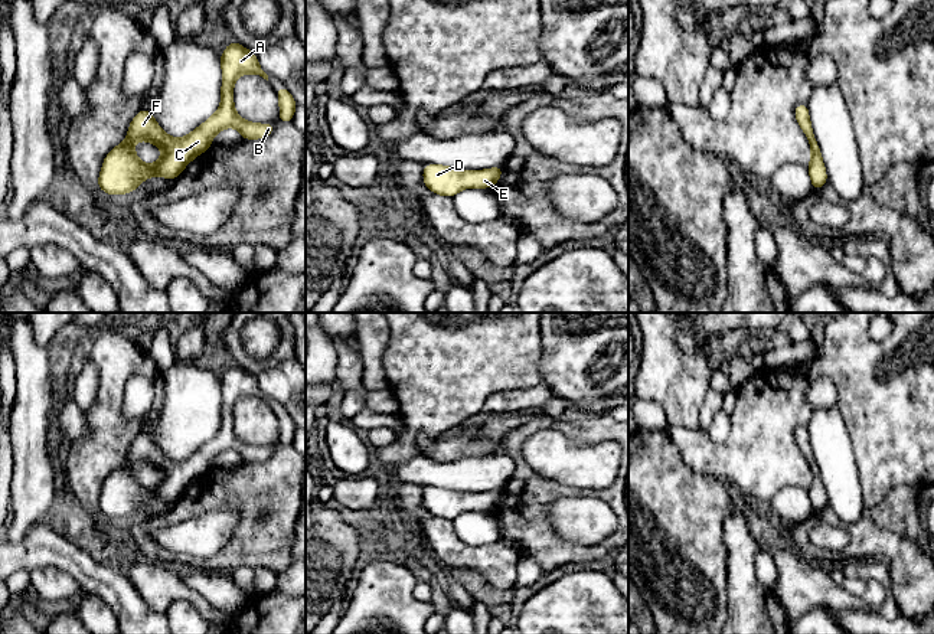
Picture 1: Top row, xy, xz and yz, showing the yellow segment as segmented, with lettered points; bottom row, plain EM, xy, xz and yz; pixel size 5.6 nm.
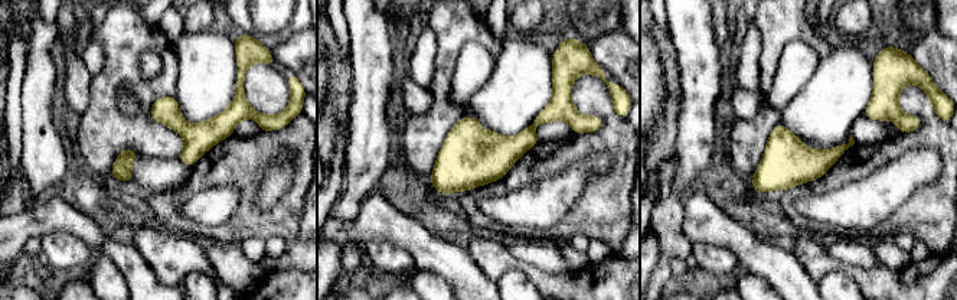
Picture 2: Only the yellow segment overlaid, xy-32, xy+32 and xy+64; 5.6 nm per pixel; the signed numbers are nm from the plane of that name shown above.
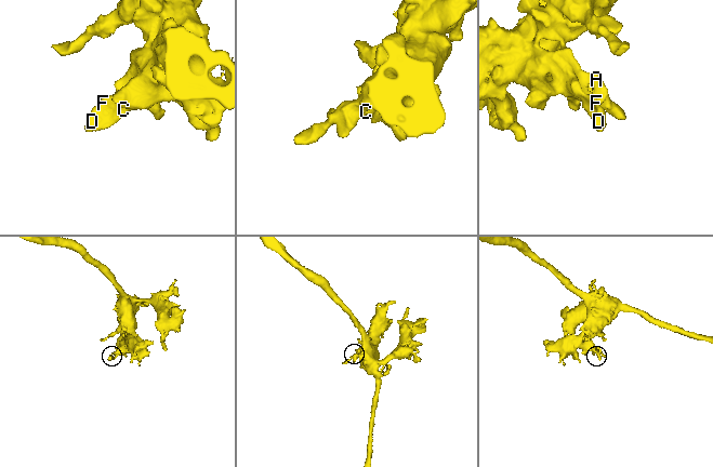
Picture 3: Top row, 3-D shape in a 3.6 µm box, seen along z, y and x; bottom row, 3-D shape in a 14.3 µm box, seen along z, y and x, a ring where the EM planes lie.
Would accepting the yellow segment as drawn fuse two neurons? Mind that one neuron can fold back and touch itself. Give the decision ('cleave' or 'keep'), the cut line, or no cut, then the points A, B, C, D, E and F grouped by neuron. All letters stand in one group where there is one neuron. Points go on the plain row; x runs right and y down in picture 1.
keep; no cut; A B C D E F

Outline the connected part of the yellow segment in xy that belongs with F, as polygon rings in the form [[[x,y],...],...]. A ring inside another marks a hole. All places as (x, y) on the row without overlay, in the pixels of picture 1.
[[[232,363],[221,378],[222,422],[218,434],[183,461],[172,461],[156,445],[153,437],[140,432],[131,442],[125,464],[115,468],[104,481],[98,510],[107,517],[134,514],[143,503],[160,499],[170,503],[199,477],[212,470],[212,461],[228,450],[236,451],[244,463],[267,461],[274,454],[274,445],[249,445],[238,438],[234,429],[234,406],[239,398],[254,396],[268,403],[258,386],[257,376]],[[137,463],[150,464],[163,477],[157,486],[144,487],[134,474]]]

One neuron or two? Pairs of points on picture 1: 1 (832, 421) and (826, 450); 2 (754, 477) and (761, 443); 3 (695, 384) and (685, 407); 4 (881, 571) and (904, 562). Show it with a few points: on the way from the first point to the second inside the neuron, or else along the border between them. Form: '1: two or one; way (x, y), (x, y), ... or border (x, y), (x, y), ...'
1: one; way (829, 428), (829, 443)
2: one; way (760, 469), (761, 451)
3: one; way (689, 389), (685, 394), (685, 401)
4: two; border (887, 566), (890, 588)

